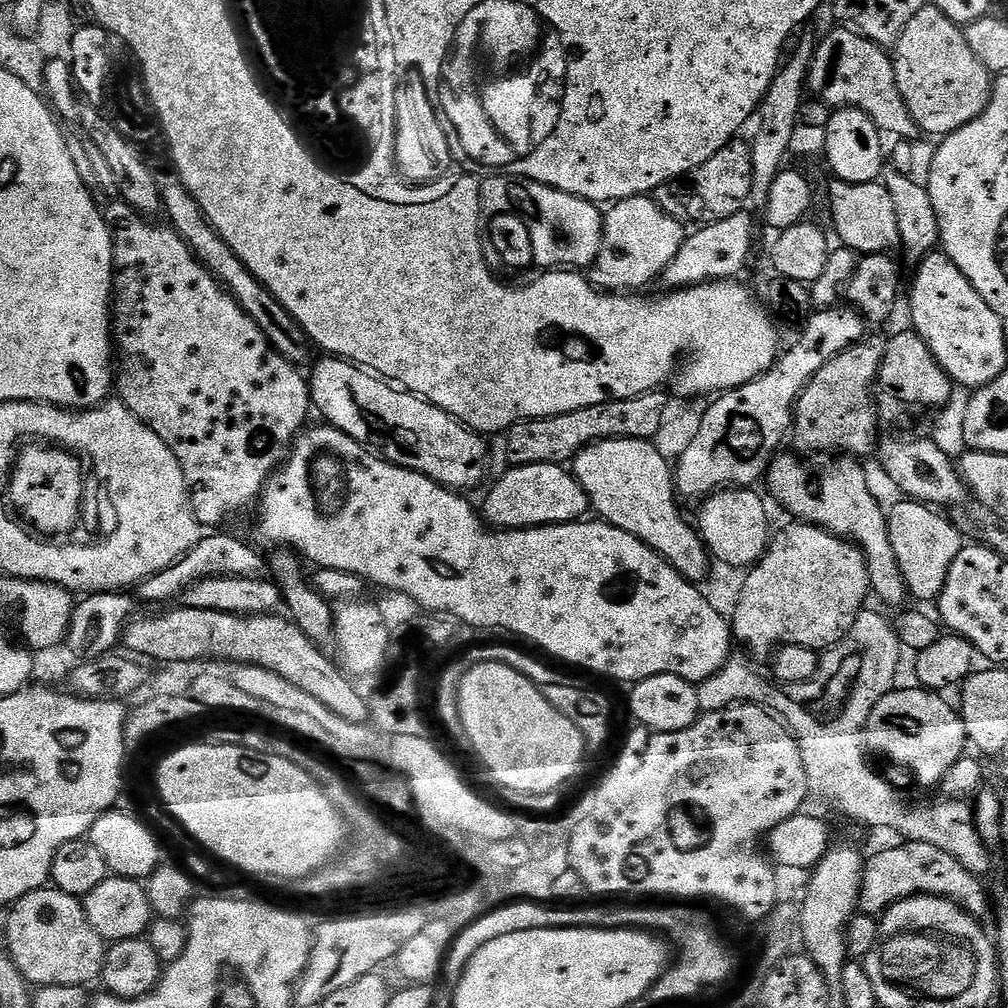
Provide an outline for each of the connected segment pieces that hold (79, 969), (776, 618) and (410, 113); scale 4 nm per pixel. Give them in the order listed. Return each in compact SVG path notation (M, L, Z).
M45 886L17 900L8 914L6 952L29 985L88 986L91 980L101 979L106 941L90 926L77 897Z
M788 522L780 533L771 537L768 548L764 551L764 555L747 569L748 577L745 580L745 585L741 588L741 593L738 594L737 608L730 613L730 627L733 637L737 641L740 640L752 652L757 652L758 655L767 657L777 646L786 644L801 644L813 650L819 649L819 644L823 646L831 645L833 642L840 640L850 630L850 626L854 626L854 622L862 609L865 607L864 599L870 596L870 581L868 578L868 563L864 560L864 553L852 543L851 540L836 536L833 532L828 532L825 528L819 528L816 524L805 524L803 522Z
M412 74L400 81L400 88L396 91L396 161L399 175L413 176L417 185L424 186L427 180L443 174L447 168L453 167L453 141L443 124L440 123L435 104L432 103L432 94L428 92L423 79Z

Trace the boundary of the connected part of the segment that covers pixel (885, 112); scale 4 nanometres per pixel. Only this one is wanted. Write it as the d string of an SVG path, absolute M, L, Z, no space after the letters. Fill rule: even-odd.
M844 26L837 29L837 32L830 33L816 45L809 68L807 91L815 99L823 100L833 110L857 108L859 112L865 112L885 137L915 141L918 129L898 90L892 56L879 44L867 40L855 30Z

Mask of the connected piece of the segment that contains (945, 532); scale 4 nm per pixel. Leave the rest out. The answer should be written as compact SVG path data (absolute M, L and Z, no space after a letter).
M911 498L901 499L901 504L887 509L890 546L894 546L894 558L902 570L909 593L920 600L935 601L950 572L954 558L965 547L966 540L947 515L939 516L935 507Z

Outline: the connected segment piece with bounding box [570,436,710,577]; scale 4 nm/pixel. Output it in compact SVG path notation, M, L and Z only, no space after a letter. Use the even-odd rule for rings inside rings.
M615 436L612 440L594 440L587 444L581 452L576 453L570 464L570 471L576 481L586 490L589 505L596 508L595 515L606 524L613 524L630 534L634 534L642 542L649 544L667 564L677 568L686 577L693 575L695 568L707 569L710 564L710 553L700 539L695 527L688 525L686 517L680 513L676 505L678 493L674 483L674 468L668 460L655 448L652 440L639 440L630 436Z

